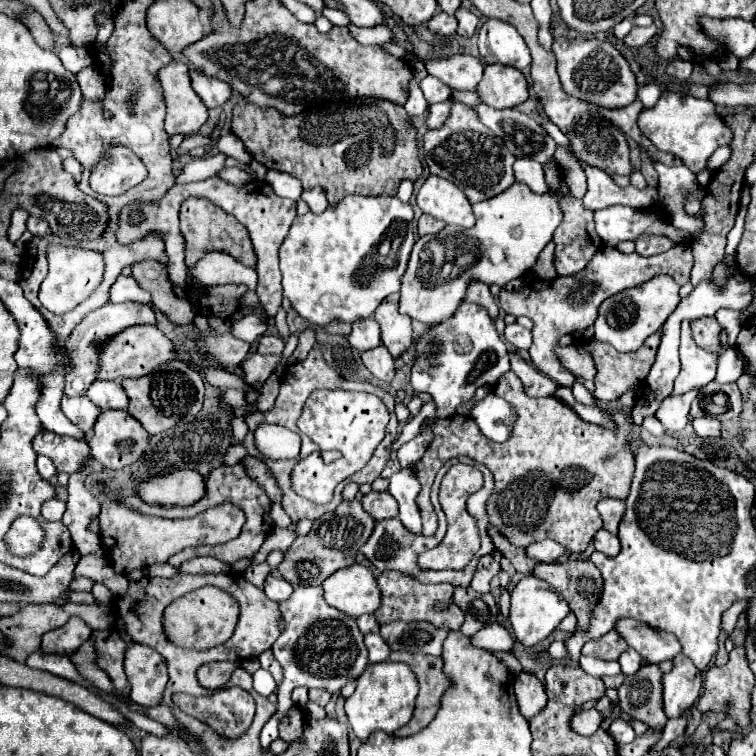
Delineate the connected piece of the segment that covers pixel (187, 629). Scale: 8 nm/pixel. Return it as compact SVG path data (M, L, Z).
M204 586L196 592L190 592L174 600L164 610L164 632L168 632L168 640L188 650L206 650L214 648L216 644L224 644L232 636L236 622L238 622L238 602L232 600L230 594L214 586Z

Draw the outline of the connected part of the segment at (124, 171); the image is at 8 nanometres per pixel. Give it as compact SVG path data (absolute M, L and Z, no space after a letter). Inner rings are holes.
M114 148L108 152L108 158L102 160L94 172L92 172L92 178L90 178L90 186L100 192L100 194L110 194L110 196L118 196L118 194L124 194L126 190L138 186L142 180L146 178L146 168L144 164L140 162L138 156L134 156L130 150L126 148Z

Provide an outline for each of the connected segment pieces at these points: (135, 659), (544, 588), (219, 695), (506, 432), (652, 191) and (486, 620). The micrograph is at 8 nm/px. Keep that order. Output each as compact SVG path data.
M130 644L126 648L124 672L132 684L130 698L140 706L156 706L168 682L166 660L146 644Z
M526 576L522 578L514 590L510 592L510 624L514 628L514 636L518 642L522 642L524 646L534 646L538 642L542 642L544 638L548 638L558 624L562 622L562 618L570 612L566 600L544 580L538 580L536 576Z
M222 688L222 690L216 690L212 696L204 696L204 698L176 693L172 699L182 712L186 712L188 716L194 716L200 722L208 724L214 732L218 732L220 736L224 736L228 740L242 736L248 730L248 726L252 724L252 718L254 718L254 700L242 688Z
M490 392L478 404L474 404L470 410L470 416L476 420L482 434L496 442L504 442L510 438L510 432L516 420L514 408L494 392Z
M582 164L582 168L586 170L586 176L588 176L588 192L582 198L586 208L600 210L600 208L614 206L614 204L650 208L658 200L658 190L656 188L650 188L650 186L644 188L644 190L638 190L634 186L620 188L620 186L614 184L612 178L604 176L602 170L590 168L586 164Z
M454 588L454 604L466 614L460 628L466 636L474 636L480 628L496 622L498 606L492 594L480 594L472 588Z

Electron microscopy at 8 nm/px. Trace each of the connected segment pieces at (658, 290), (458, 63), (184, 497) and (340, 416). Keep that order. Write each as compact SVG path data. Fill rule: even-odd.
M660 274L636 288L628 288L620 294L610 296L600 306L598 320L594 324L596 326L594 338L612 344L620 352L638 350L644 344L644 340L648 336L652 336L654 332L658 332L662 328L664 320L674 312L674 308L680 302L678 290L680 290L680 286L672 280L672 276Z
M456 54L450 58L436 58L426 62L426 70L430 76L442 80L450 90L476 92L482 80L484 66L480 60L472 56Z
M176 470L162 478L150 478L146 482L140 482L136 488L136 494L148 502L158 506L192 506L196 500L204 498L206 492L206 480L196 470Z
M316 390L310 394L298 420L298 428L316 444L316 450L298 460L292 468L292 490L314 504L330 502L334 488L364 468L370 460L376 446L384 438L388 418L384 402L374 394L344 390Z

